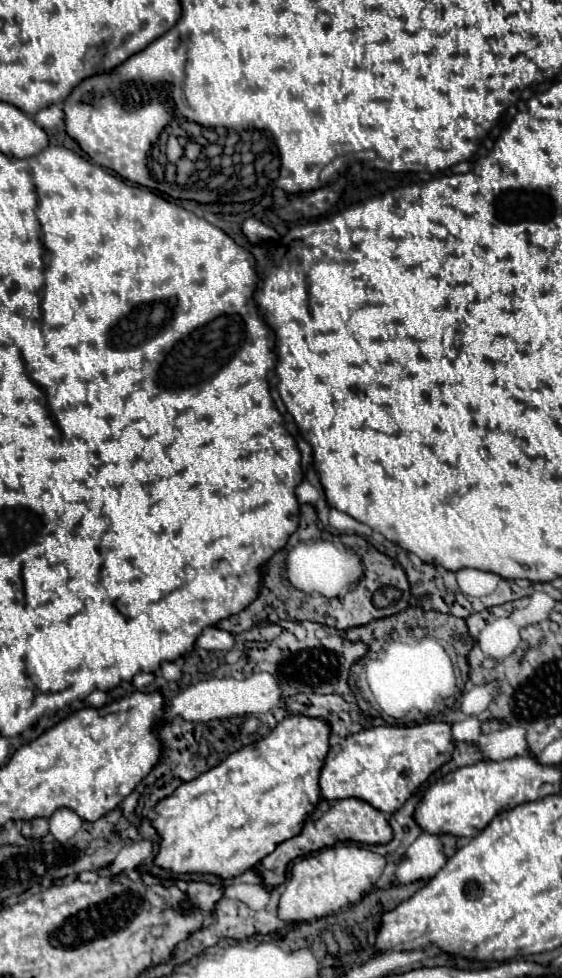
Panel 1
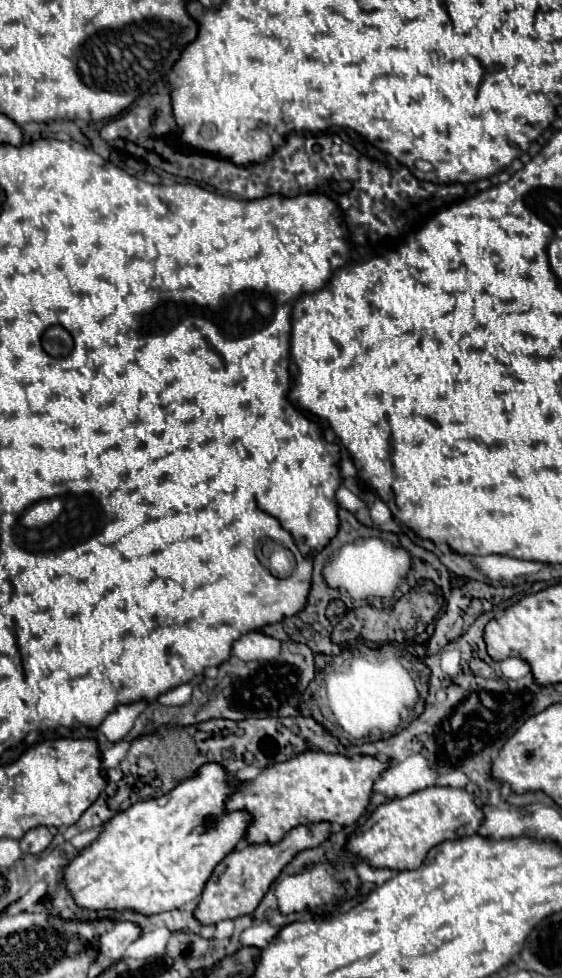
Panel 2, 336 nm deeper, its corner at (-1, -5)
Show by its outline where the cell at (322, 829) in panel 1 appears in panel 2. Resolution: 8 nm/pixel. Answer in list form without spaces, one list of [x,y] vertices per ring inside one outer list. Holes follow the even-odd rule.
[[[310,824],[310,826],[298,826],[290,830],[282,842],[270,846],[270,844],[256,844],[256,846],[244,846],[230,852],[212,872],[212,878],[208,878],[200,902],[194,908],[194,916],[200,924],[216,924],[220,920],[234,920],[238,916],[252,914],[256,906],[260,904],[262,896],[270,888],[270,884],[280,876],[280,870],[304,848],[316,848],[330,836],[330,824]]]

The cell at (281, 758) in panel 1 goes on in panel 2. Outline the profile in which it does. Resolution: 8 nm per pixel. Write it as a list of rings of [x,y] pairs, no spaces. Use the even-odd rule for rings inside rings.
[[[204,764],[196,776],[180,782],[172,792],[136,802],[128,810],[118,812],[104,824],[104,830],[84,850],[80,850],[64,868],[62,884],[72,894],[74,902],[86,910],[134,910],[144,916],[194,904],[216,864],[244,840],[250,816],[246,812],[226,812],[224,802],[236,788],[236,782],[226,780],[226,770],[220,764]],[[204,818],[216,818],[216,824],[206,828]]]

